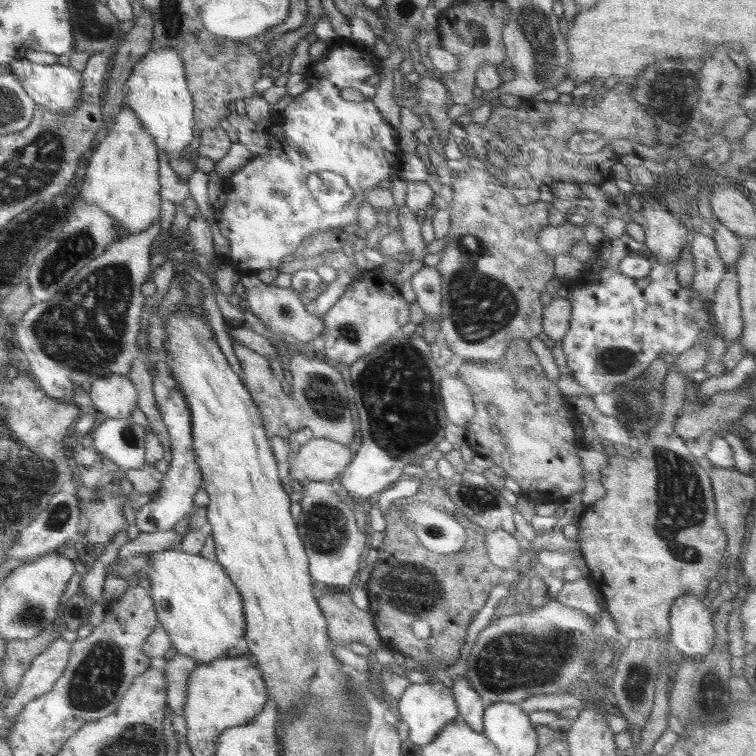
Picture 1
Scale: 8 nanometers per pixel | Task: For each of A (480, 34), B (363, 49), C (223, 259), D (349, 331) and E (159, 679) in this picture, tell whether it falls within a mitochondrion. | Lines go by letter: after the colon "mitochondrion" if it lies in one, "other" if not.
A: mitochondrion
B: other
C: other
D: mitochondrion
E: other

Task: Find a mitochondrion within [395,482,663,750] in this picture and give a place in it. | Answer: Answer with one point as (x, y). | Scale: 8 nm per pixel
(516, 661)

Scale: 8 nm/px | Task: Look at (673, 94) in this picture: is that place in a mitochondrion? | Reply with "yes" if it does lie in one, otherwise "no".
yes

